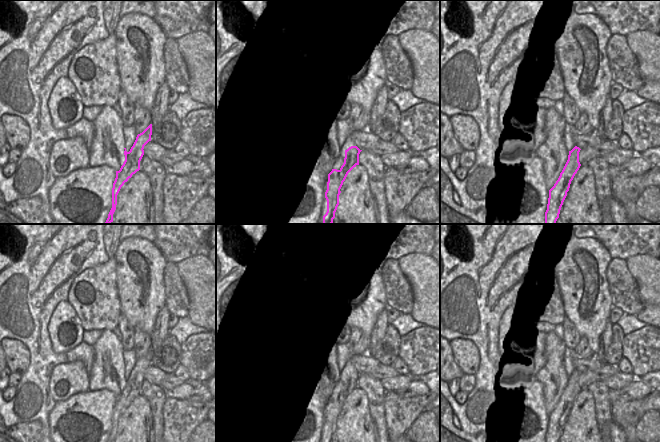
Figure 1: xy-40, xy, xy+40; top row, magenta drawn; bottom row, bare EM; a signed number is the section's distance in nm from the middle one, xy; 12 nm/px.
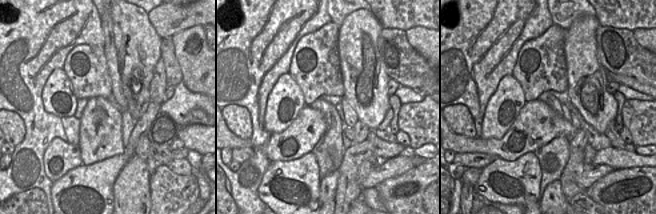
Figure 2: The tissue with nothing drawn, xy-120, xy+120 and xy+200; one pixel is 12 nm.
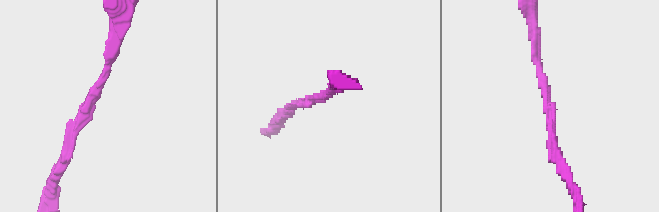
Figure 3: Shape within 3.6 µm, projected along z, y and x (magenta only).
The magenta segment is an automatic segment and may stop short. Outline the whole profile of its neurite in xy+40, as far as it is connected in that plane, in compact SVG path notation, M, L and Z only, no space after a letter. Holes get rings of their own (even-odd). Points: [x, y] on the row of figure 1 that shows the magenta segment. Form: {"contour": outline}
{"contour": "M575 146L569 151L568 160L560 173L554 186L549 190L547 210L545 212L545 224L556 224L560 210L569 191L571 181L579 170L580 148Z"}

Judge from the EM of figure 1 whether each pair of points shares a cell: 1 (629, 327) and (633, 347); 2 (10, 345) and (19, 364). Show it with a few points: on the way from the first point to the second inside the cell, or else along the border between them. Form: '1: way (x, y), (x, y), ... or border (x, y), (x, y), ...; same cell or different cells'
1: border (647, 325), (625, 336); different cells
2: way (14, 350), (17, 354), (17, 359); same cell

